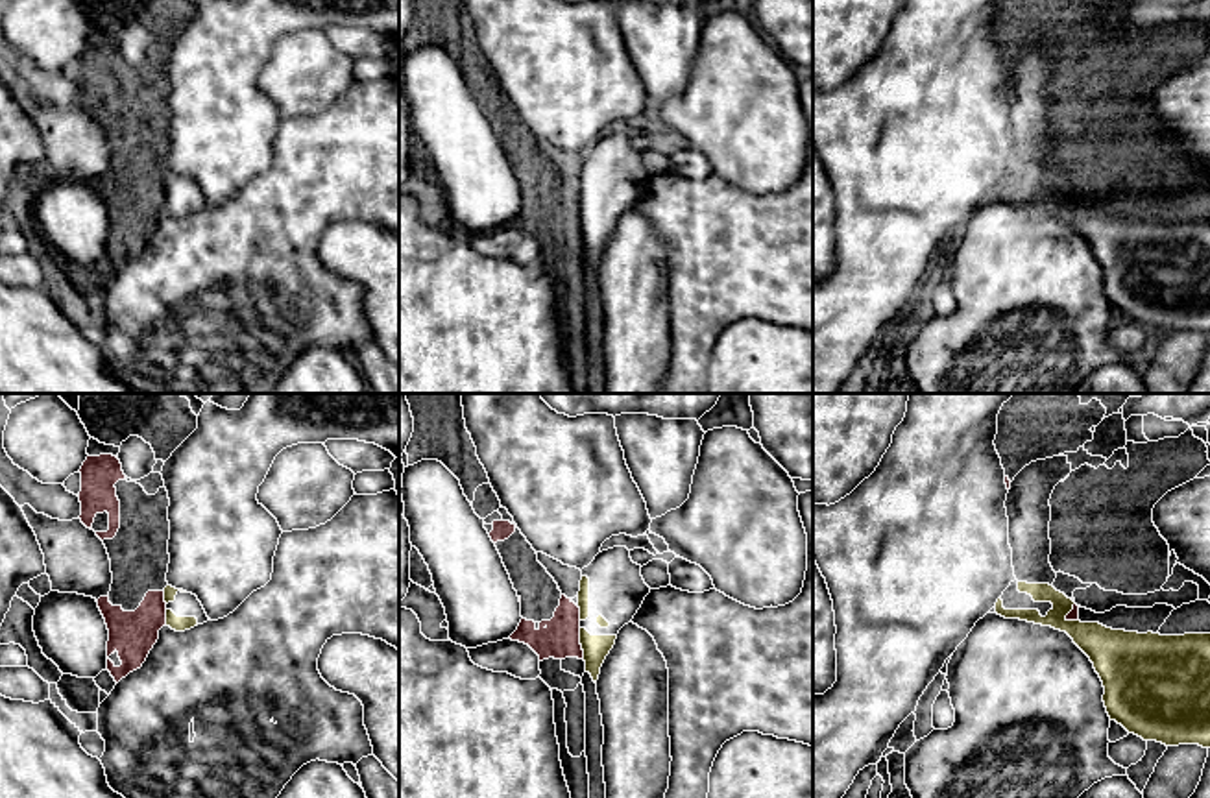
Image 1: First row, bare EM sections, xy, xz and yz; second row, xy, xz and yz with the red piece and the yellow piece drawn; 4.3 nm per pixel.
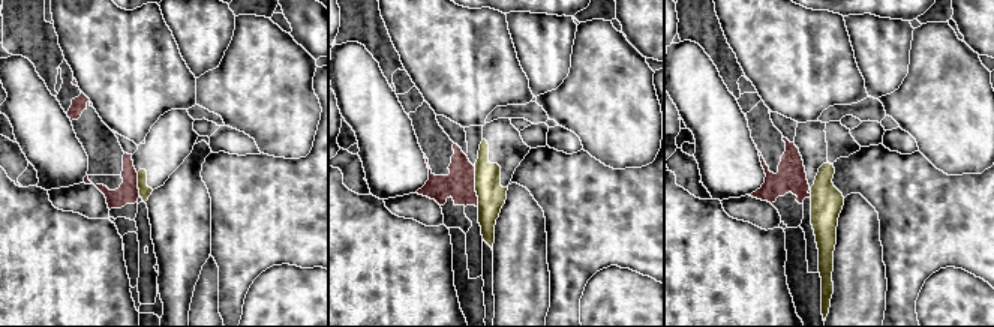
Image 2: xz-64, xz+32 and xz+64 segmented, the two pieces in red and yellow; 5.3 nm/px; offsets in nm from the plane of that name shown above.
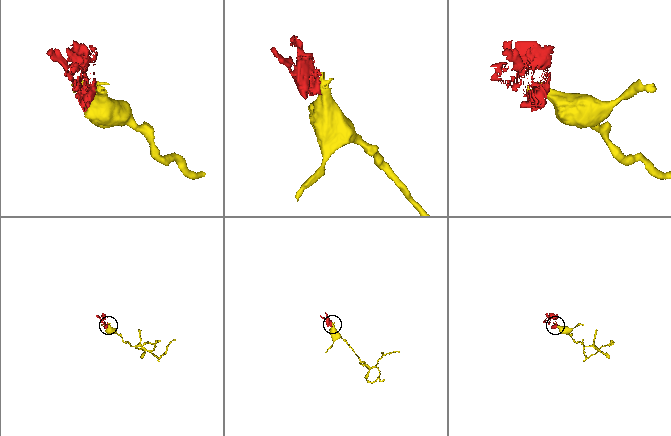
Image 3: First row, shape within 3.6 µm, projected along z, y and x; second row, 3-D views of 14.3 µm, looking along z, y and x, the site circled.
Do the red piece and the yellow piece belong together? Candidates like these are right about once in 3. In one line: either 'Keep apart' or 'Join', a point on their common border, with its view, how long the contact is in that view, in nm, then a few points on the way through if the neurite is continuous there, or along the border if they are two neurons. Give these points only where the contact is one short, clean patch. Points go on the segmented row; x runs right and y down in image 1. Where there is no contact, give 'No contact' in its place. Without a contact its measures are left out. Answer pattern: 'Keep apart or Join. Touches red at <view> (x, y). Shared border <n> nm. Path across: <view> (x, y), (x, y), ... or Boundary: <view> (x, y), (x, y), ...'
Keep apart. Touches red at xz (579, 643). Shared border 140 nm. Boundary: xz (579, 628), (584, 658)

